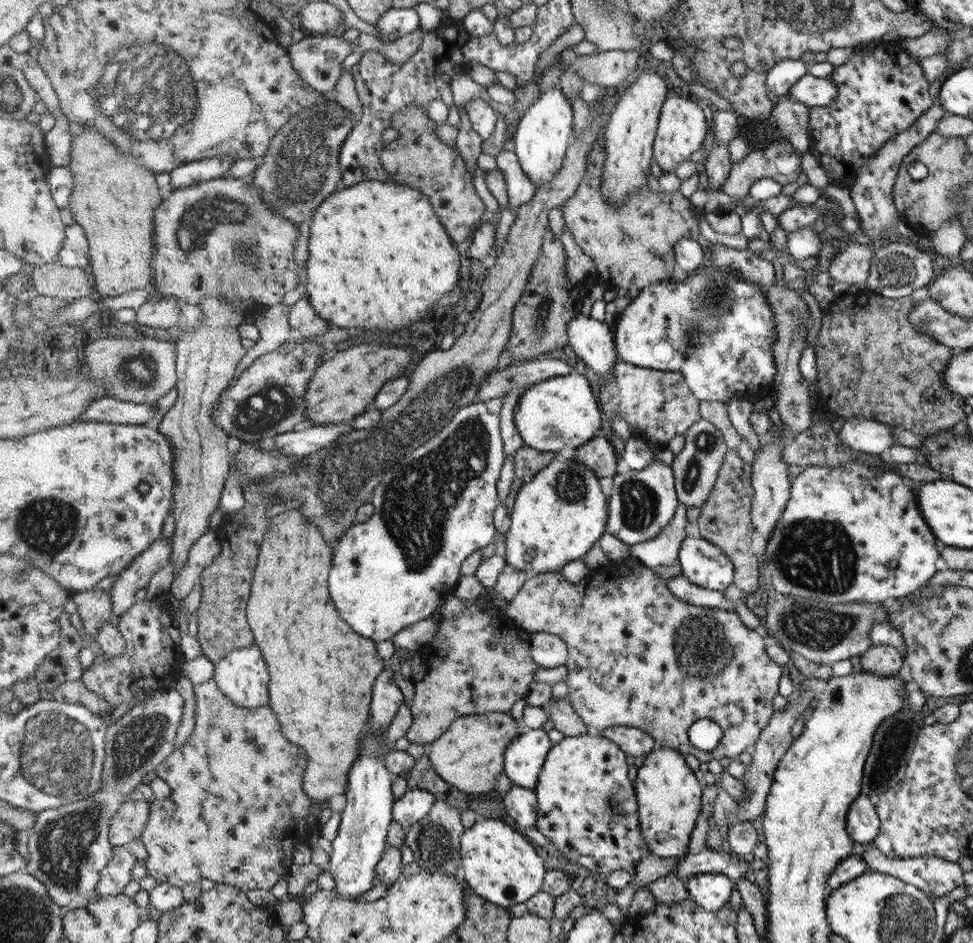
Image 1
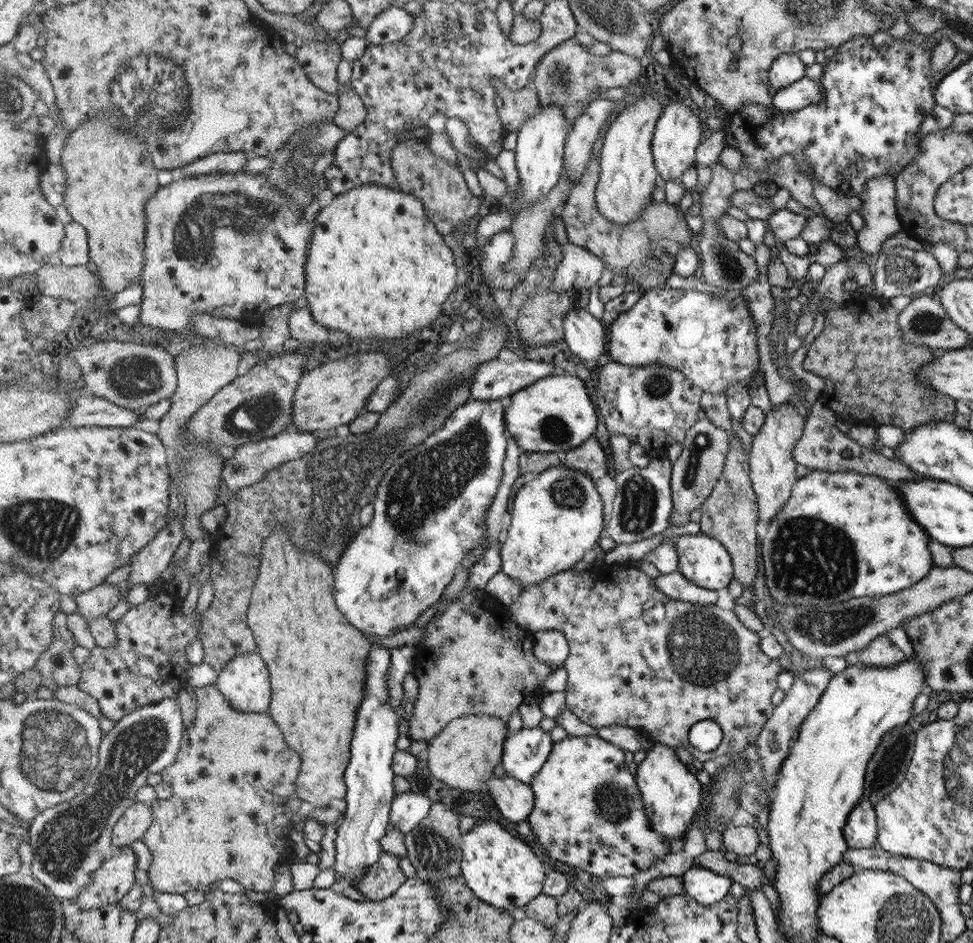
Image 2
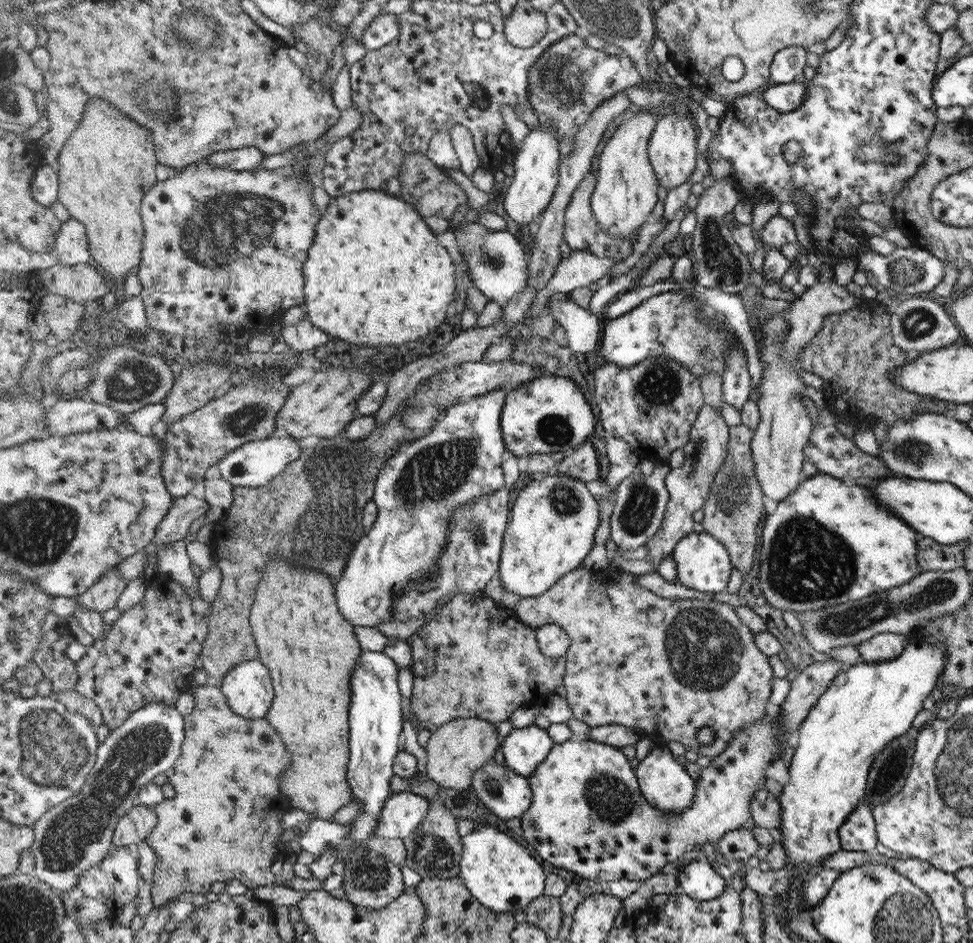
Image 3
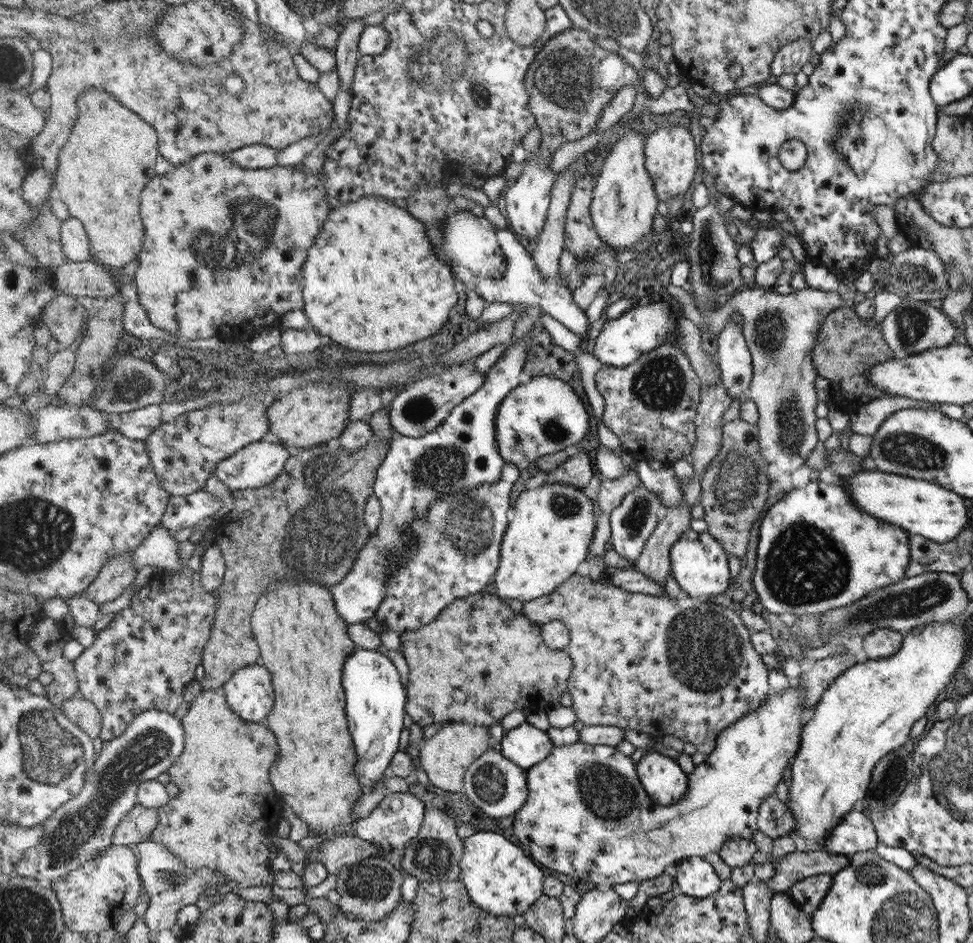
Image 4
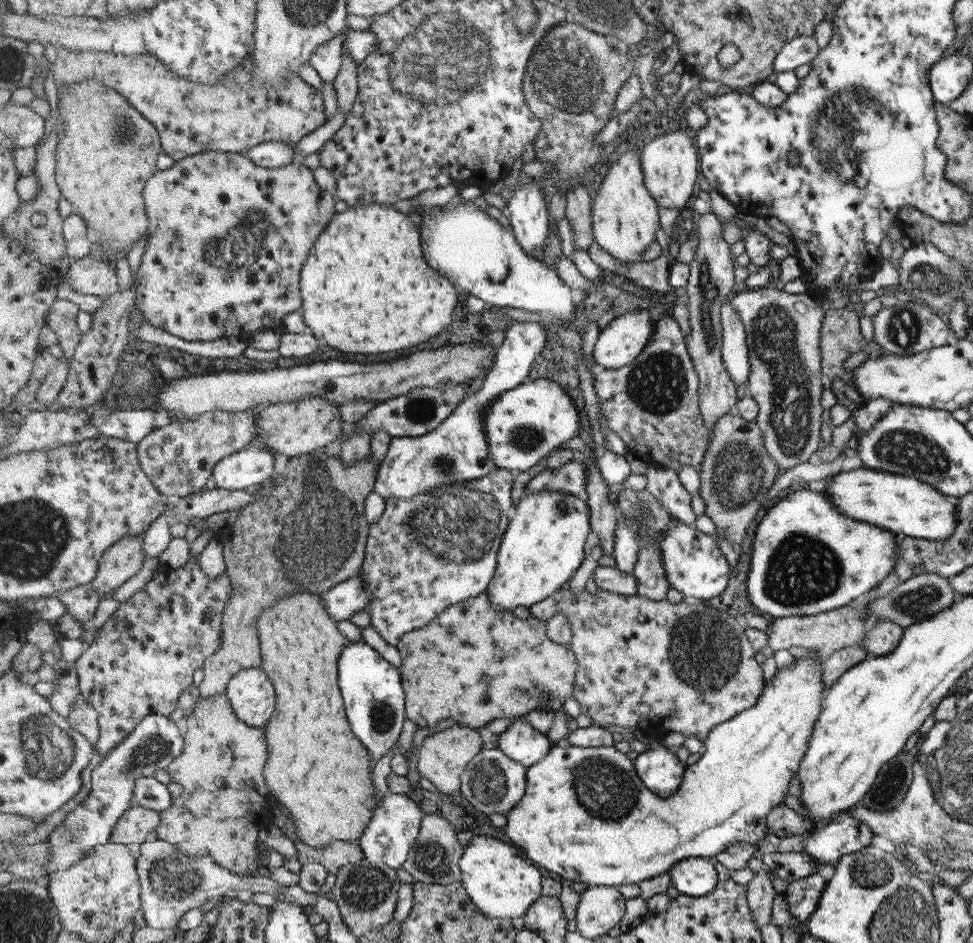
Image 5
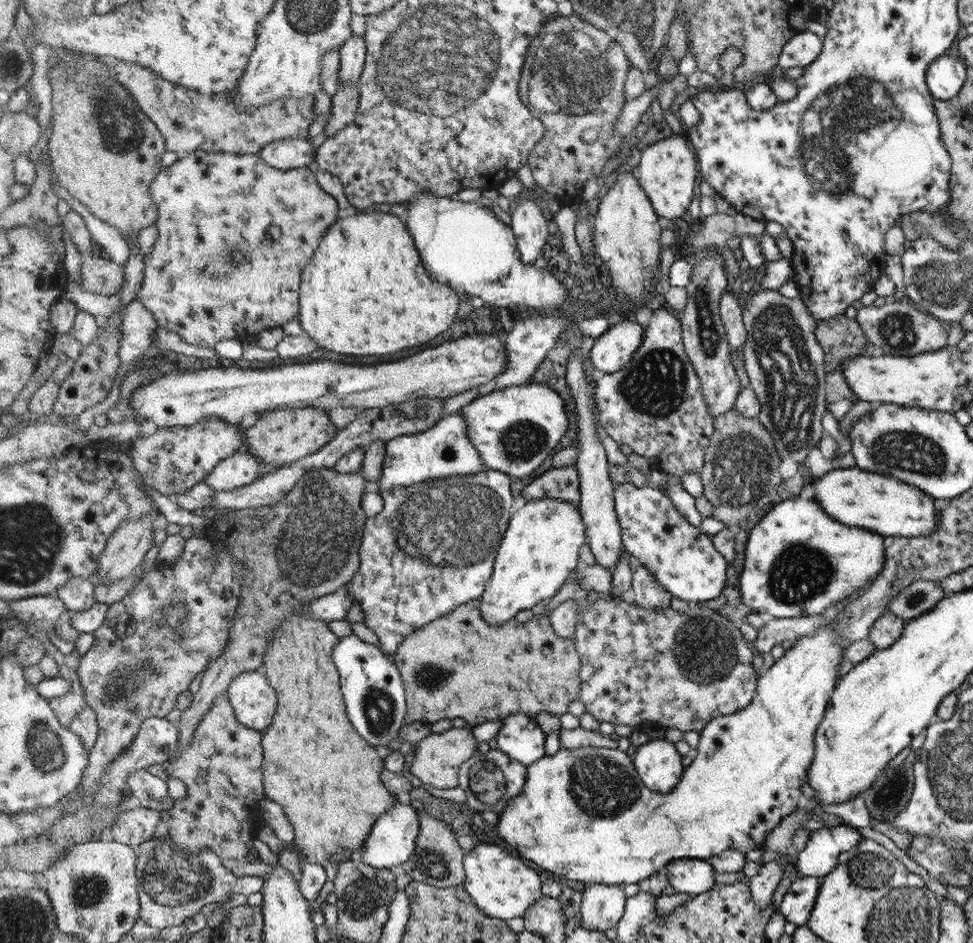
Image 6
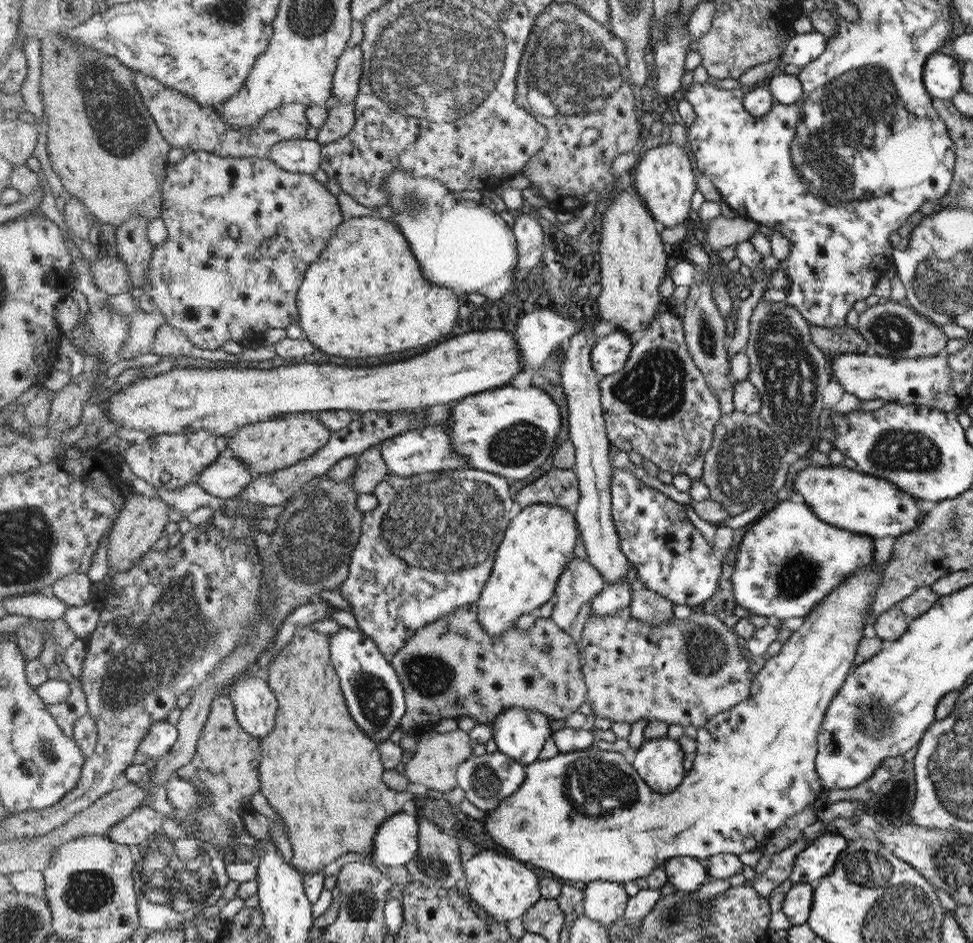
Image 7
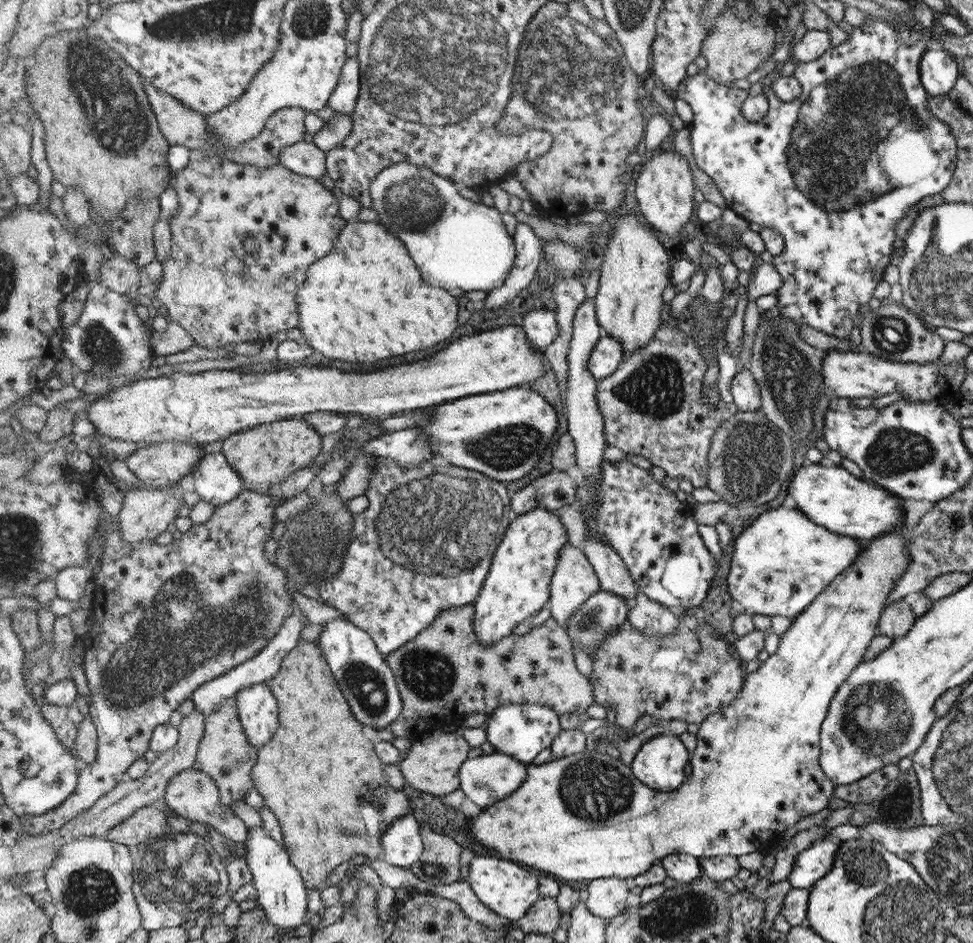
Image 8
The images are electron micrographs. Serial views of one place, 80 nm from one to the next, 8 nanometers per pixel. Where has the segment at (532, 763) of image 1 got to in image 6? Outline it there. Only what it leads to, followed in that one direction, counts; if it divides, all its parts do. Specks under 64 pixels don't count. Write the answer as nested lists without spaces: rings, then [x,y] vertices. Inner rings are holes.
[[[516,713],[500,721],[501,729],[495,736],[498,750],[525,767],[543,758],[547,734],[542,731],[535,716]]]

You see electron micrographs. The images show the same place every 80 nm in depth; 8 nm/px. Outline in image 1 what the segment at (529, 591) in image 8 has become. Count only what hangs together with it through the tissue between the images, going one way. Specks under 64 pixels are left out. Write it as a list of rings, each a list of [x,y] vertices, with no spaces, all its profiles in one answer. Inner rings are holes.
[[[574,458],[558,460],[541,469],[533,477],[526,480],[516,495],[510,514],[510,528],[506,532],[506,554],[504,559],[516,572],[524,572],[528,577],[548,572],[558,572],[568,562],[584,556],[596,540],[604,534],[606,516],[609,515],[606,496],[598,484],[598,476]]]

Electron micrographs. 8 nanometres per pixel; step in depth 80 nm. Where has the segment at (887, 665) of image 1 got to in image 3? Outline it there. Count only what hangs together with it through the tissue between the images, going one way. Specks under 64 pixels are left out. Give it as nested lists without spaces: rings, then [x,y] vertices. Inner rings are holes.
[[[883,632],[858,645],[859,653],[866,663],[879,663],[899,657],[906,650],[903,636]]]

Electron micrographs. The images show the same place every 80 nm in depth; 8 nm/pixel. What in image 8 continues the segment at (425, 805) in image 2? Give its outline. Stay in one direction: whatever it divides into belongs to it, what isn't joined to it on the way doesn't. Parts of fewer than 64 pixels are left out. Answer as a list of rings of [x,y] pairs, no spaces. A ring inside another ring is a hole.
[[[409,814],[396,820],[384,833],[380,860],[396,867],[411,869],[423,852],[420,826],[416,818]]]

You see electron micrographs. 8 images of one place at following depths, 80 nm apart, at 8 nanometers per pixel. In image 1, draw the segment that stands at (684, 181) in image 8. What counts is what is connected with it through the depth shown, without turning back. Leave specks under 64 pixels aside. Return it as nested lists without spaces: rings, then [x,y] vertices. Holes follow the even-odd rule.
[[[677,92],[663,102],[662,115],[659,117],[658,134],[655,138],[655,159],[662,171],[675,171],[676,166],[691,160],[692,154],[702,146],[706,138],[708,122],[702,108],[686,97],[686,93]]]

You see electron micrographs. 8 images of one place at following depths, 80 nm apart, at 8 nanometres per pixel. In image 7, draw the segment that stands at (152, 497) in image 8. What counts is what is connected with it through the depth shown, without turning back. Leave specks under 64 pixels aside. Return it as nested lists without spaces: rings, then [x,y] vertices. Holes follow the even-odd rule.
[[[139,493],[130,494],[110,537],[108,546],[110,576],[114,576],[115,572],[131,569],[158,540],[162,540],[170,524],[170,509],[171,506],[165,497],[151,498]]]

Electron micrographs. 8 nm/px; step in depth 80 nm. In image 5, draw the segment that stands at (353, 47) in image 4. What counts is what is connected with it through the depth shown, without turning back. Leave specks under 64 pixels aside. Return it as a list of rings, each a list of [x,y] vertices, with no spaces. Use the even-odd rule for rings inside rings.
[[[345,43],[343,45],[342,64],[337,74],[337,77],[333,80],[333,87],[336,91],[336,100],[340,111],[350,114],[354,101],[358,94],[357,83],[357,66],[353,61],[353,58],[345,50]]]

